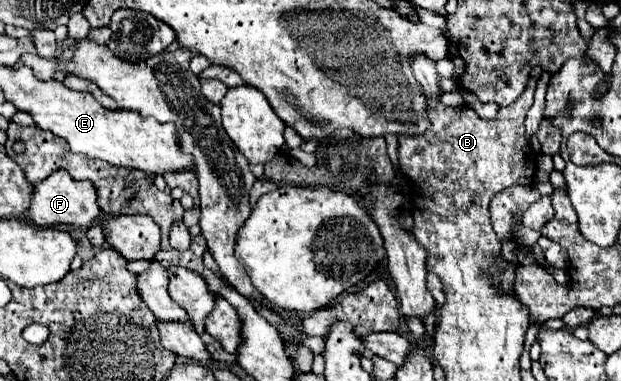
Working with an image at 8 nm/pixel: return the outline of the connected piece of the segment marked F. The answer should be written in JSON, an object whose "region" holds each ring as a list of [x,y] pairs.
{"region":[[[59,169],[35,185],[35,191],[31,197],[31,207],[29,207],[27,215],[33,223],[37,223],[41,227],[51,227],[51,225],[91,227],[99,221],[99,217],[103,213],[97,199],[99,199],[99,195],[91,181],[75,181],[69,177],[67,171]]]}

